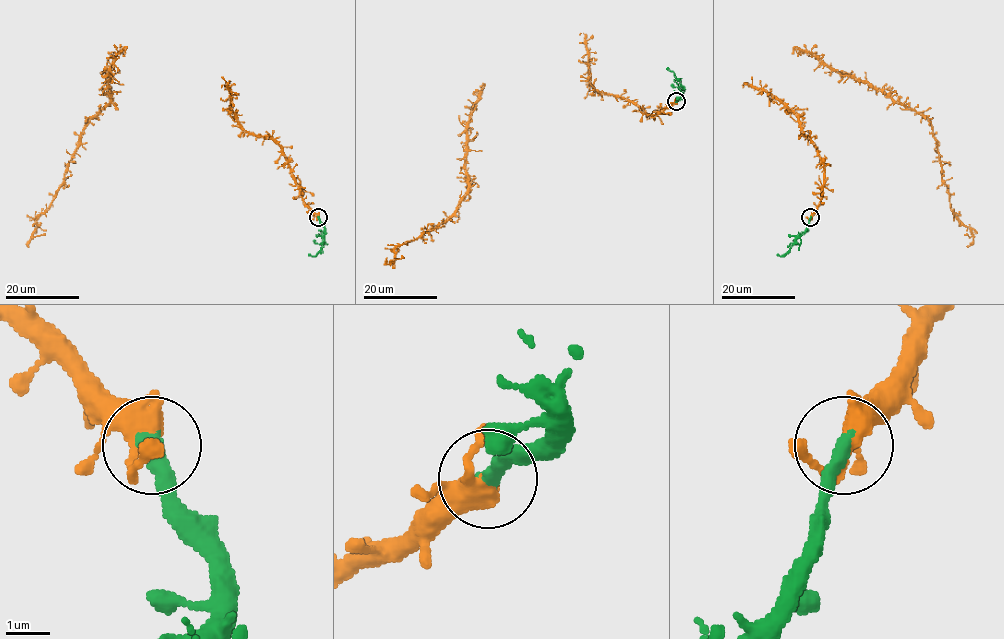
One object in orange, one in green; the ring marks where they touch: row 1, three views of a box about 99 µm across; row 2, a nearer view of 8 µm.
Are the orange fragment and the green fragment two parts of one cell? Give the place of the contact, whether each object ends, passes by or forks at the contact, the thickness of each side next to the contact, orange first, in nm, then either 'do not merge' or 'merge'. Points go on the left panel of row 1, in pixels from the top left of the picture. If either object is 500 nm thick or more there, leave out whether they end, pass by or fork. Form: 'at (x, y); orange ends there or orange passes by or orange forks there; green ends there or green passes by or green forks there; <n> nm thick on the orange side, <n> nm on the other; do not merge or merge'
at (318, 217); orange forks there; green ends there; 340 nm thick on the orange side, 400 nm on the other; merge

